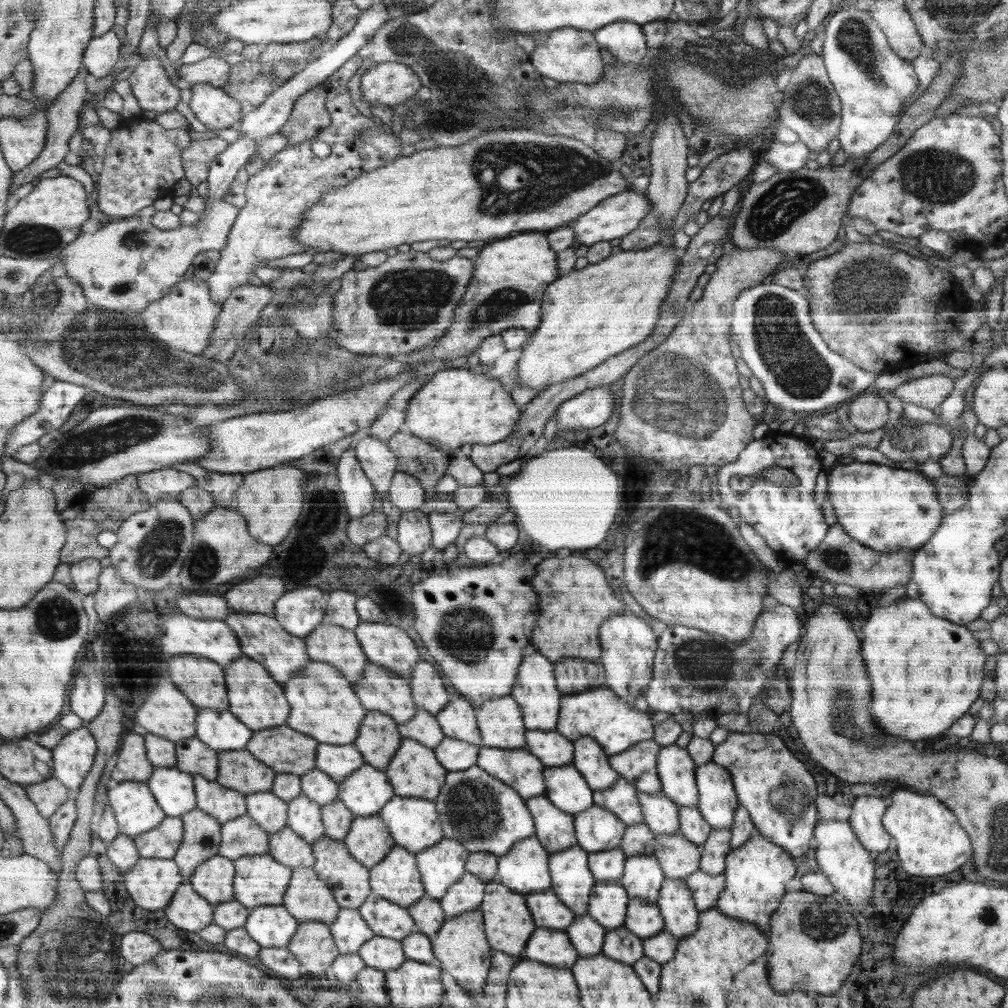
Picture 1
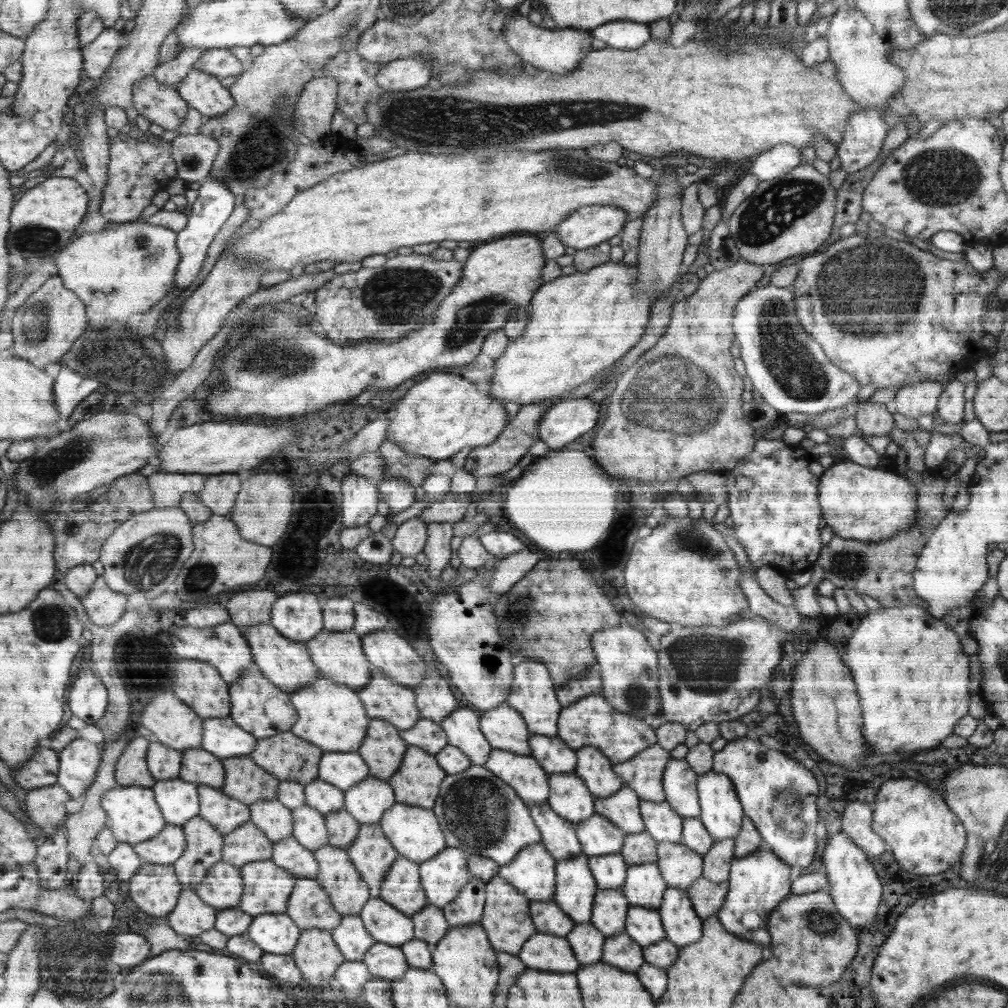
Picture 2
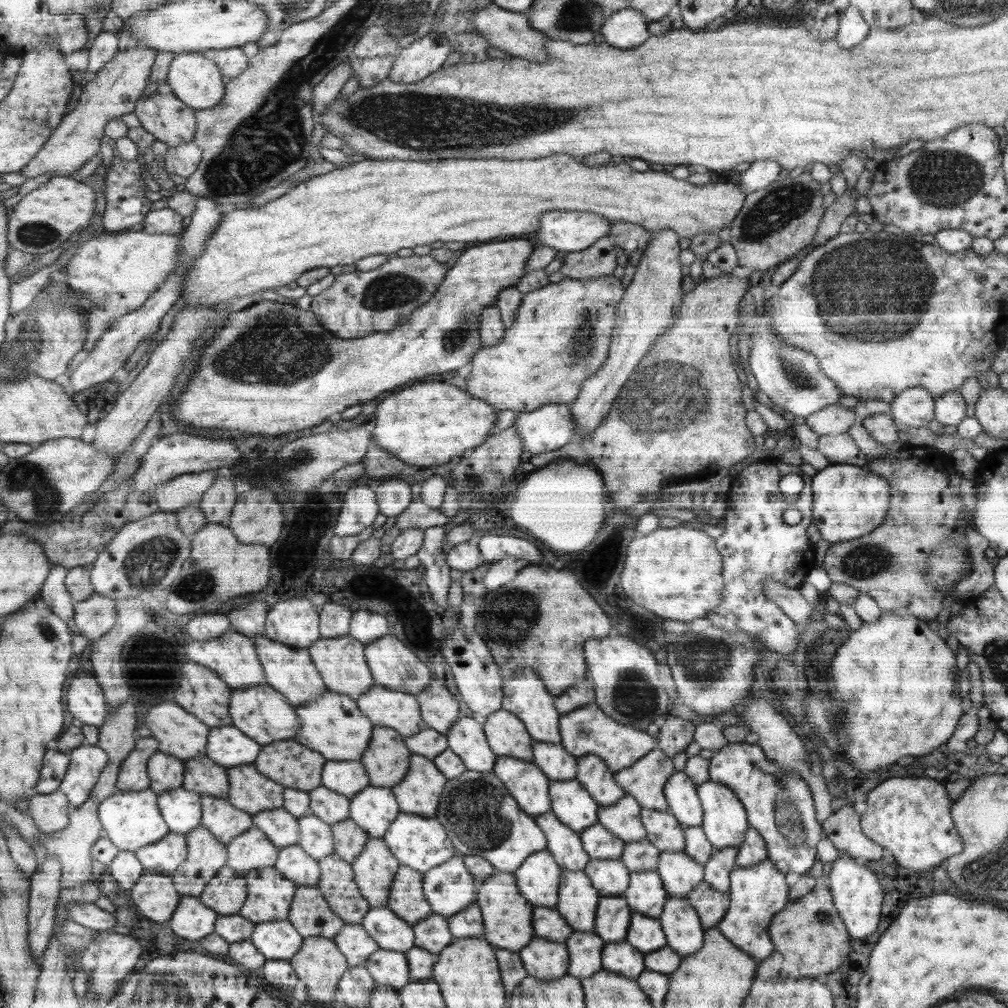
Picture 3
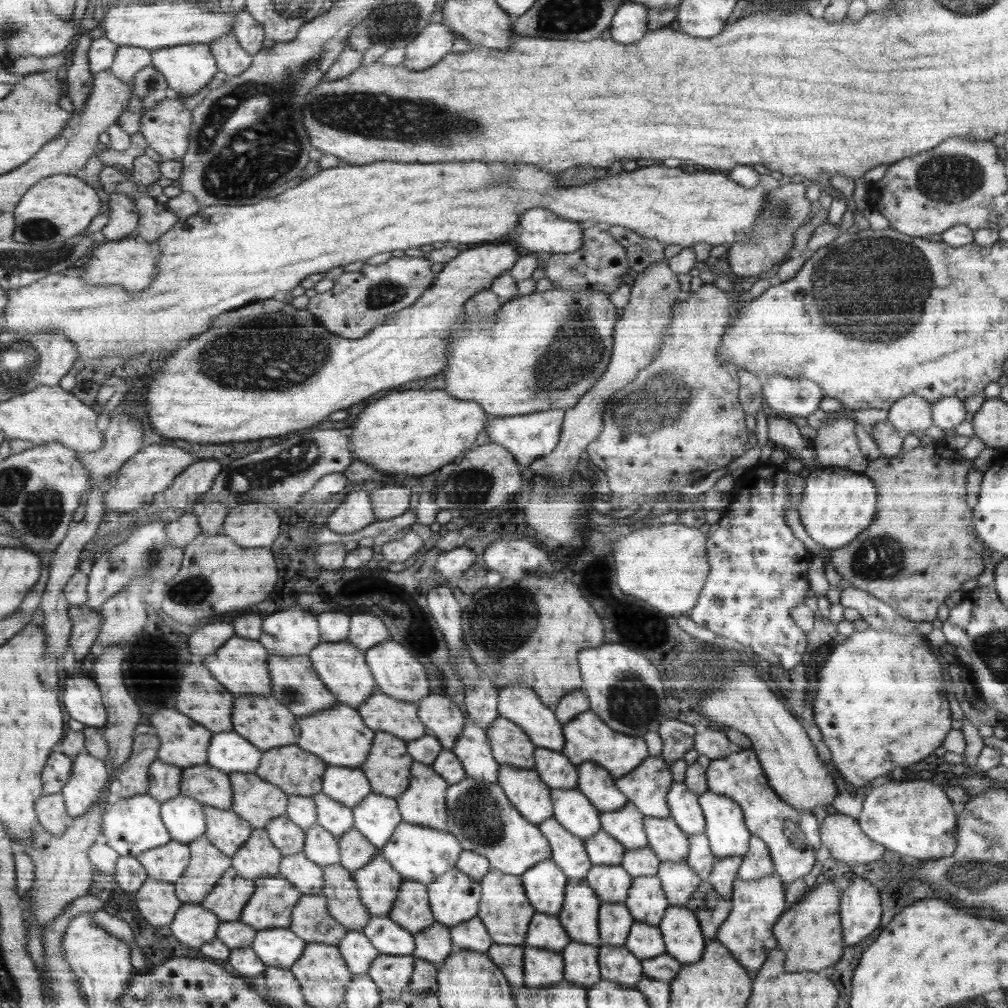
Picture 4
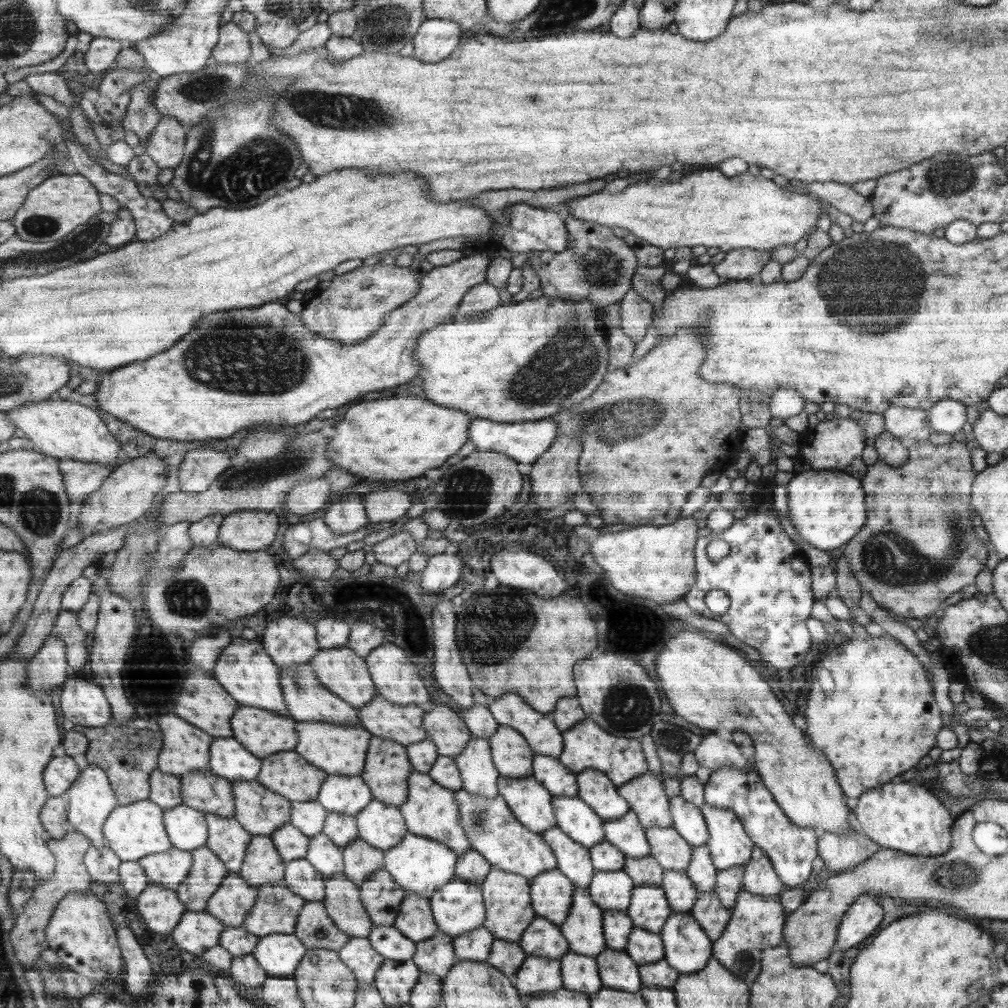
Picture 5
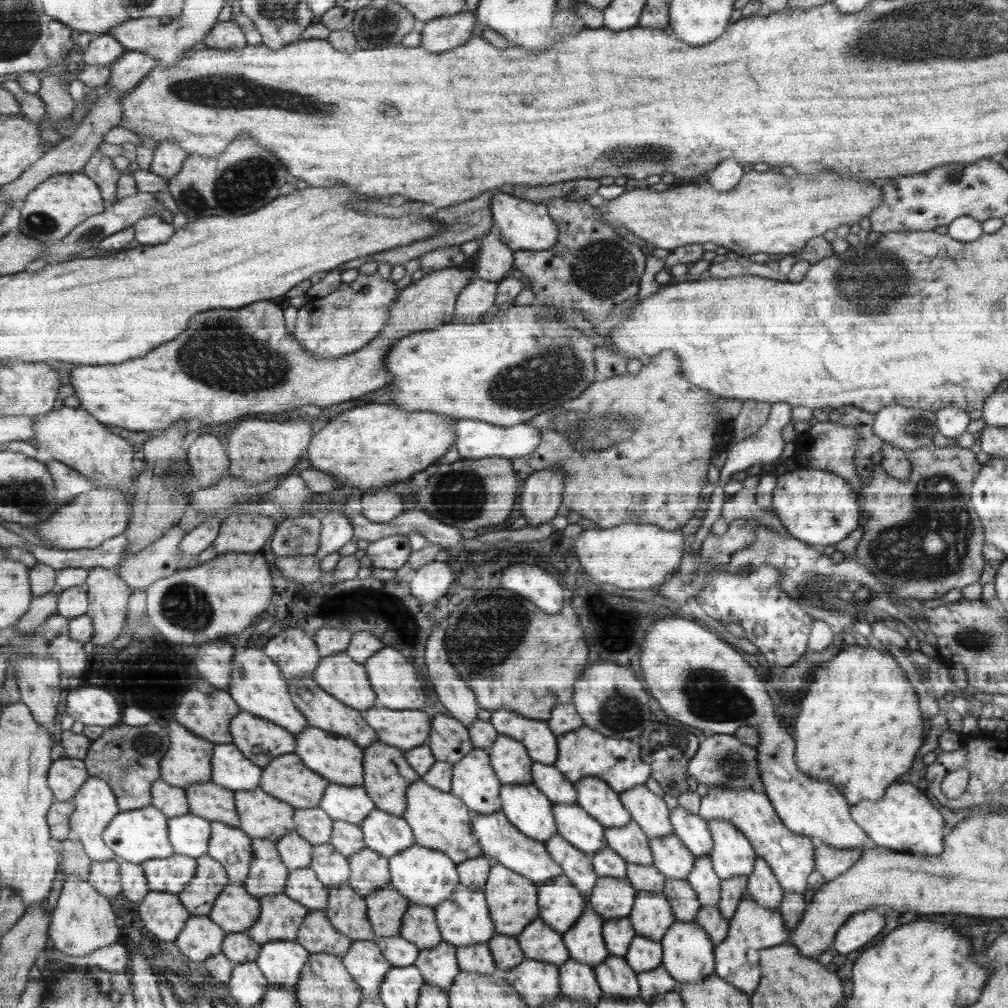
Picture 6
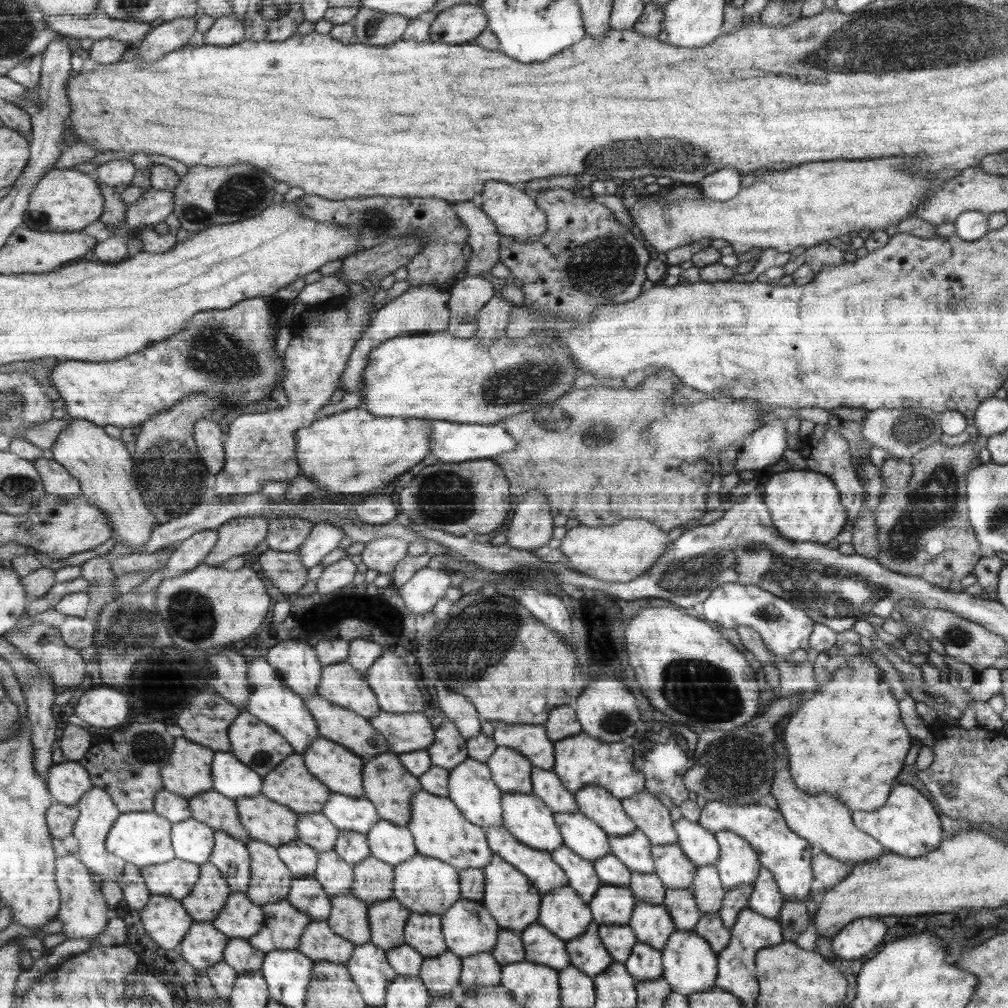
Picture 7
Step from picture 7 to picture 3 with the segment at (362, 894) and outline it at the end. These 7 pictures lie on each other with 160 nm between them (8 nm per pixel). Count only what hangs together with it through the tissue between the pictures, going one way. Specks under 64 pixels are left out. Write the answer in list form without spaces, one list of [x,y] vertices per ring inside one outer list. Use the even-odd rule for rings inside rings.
[[[351,819],[332,824],[334,852],[342,860],[350,862],[359,856],[369,839],[367,832],[358,827]]]

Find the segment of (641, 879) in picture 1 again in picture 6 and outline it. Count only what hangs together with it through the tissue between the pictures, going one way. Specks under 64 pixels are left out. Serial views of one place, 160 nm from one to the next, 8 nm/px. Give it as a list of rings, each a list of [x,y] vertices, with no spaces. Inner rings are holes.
[[[638,891],[629,914],[637,935],[660,941],[676,922],[672,904],[662,892]]]

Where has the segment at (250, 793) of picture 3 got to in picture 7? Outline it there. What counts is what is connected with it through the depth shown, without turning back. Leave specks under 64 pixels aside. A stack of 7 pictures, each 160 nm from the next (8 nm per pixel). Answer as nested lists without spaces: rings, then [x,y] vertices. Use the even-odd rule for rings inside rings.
[[[262,794],[242,797],[236,803],[241,824],[251,839],[279,847],[297,838],[300,815],[286,805]]]

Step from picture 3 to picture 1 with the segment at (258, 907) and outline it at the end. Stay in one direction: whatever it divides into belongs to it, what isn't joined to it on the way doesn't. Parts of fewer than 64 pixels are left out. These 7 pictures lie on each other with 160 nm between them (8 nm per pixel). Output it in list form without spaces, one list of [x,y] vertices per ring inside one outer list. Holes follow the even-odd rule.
[[[269,853],[237,858],[236,878],[233,880],[234,886],[236,886],[236,895],[233,896],[233,899],[245,905],[249,910],[262,905],[282,905],[292,873],[293,868],[290,865],[282,864],[281,861],[271,857]]]

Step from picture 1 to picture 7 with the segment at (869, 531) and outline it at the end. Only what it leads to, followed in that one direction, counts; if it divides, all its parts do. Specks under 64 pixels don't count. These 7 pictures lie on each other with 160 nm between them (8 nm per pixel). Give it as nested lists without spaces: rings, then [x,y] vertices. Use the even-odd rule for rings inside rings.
[[[784,470],[781,473],[776,472],[776,474],[772,474],[772,478],[766,482],[766,486],[761,486],[760,488],[766,488],[766,490],[764,490],[764,492],[766,492],[765,504],[770,504],[769,512],[774,512],[774,524],[778,524],[778,528],[782,528],[782,536],[790,536],[792,540],[800,540],[800,542],[810,540],[810,542],[827,544],[832,538],[836,538],[836,536],[840,535],[842,528],[846,526],[846,510],[844,510],[844,506],[842,506],[842,502],[840,502],[841,494],[838,494],[838,490],[836,490],[837,485],[834,480],[829,477],[826,478],[824,473],[813,470]]]

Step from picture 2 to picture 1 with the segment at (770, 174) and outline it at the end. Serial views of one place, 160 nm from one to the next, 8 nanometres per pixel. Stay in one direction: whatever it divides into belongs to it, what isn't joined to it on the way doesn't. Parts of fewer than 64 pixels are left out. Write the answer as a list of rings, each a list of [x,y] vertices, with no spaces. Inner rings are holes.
[[[772,139],[766,155],[758,157],[758,161],[768,161],[775,166],[778,171],[792,172],[800,170],[800,168],[810,165],[811,150],[802,141],[792,144],[780,143],[776,139]]]

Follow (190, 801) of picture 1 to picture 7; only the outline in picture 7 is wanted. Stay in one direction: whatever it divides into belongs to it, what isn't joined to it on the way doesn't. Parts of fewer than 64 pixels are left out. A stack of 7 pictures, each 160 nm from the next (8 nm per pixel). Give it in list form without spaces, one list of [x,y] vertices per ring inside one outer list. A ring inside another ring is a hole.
[[[190,818],[172,823],[172,845],[176,858],[202,866],[209,860],[214,846],[214,828]]]

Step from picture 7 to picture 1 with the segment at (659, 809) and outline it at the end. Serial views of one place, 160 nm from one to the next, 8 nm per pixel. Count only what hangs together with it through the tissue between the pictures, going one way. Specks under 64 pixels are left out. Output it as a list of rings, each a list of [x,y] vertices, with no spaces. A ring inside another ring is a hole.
[[[655,740],[642,743],[609,758],[609,765],[617,769],[621,778],[636,786],[638,792],[658,794],[663,792],[661,779],[657,774],[657,759],[662,746]]]

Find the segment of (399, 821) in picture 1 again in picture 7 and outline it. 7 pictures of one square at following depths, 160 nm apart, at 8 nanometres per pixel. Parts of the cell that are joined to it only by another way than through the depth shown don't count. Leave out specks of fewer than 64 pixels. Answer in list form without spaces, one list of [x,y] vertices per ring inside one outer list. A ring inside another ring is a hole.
[[[417,853],[404,863],[393,866],[393,897],[414,913],[443,915],[461,898],[460,872],[454,865],[436,857]]]

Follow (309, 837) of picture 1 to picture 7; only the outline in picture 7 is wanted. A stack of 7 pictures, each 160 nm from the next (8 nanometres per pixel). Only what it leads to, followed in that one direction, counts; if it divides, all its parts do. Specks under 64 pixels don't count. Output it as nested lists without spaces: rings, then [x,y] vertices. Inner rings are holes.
[[[332,849],[328,852],[317,852],[318,864],[314,878],[330,897],[351,892],[353,884],[353,865],[346,862]]]

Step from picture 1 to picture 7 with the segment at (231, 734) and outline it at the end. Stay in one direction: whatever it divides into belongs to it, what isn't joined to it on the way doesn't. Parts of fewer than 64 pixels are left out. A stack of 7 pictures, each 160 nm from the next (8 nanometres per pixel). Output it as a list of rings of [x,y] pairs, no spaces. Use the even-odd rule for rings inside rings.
[[[215,751],[211,770],[213,790],[231,799],[260,795],[264,787],[264,778],[231,751]]]

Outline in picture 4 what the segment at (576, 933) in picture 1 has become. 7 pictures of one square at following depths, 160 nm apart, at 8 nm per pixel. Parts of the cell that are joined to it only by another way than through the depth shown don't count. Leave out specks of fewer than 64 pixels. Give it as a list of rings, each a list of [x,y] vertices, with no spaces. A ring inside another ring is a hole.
[[[572,941],[564,948],[565,980],[574,985],[593,987],[600,983],[598,946]]]

